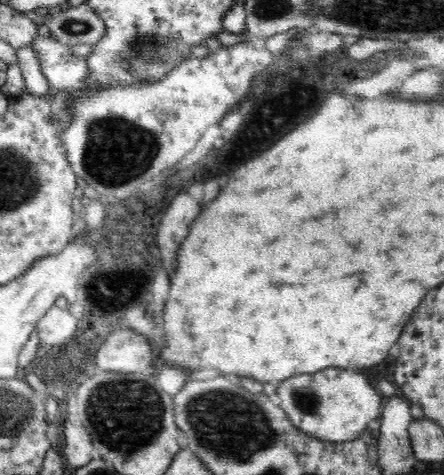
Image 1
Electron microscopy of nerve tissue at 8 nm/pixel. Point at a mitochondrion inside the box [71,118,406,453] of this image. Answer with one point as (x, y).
(307, 399)

